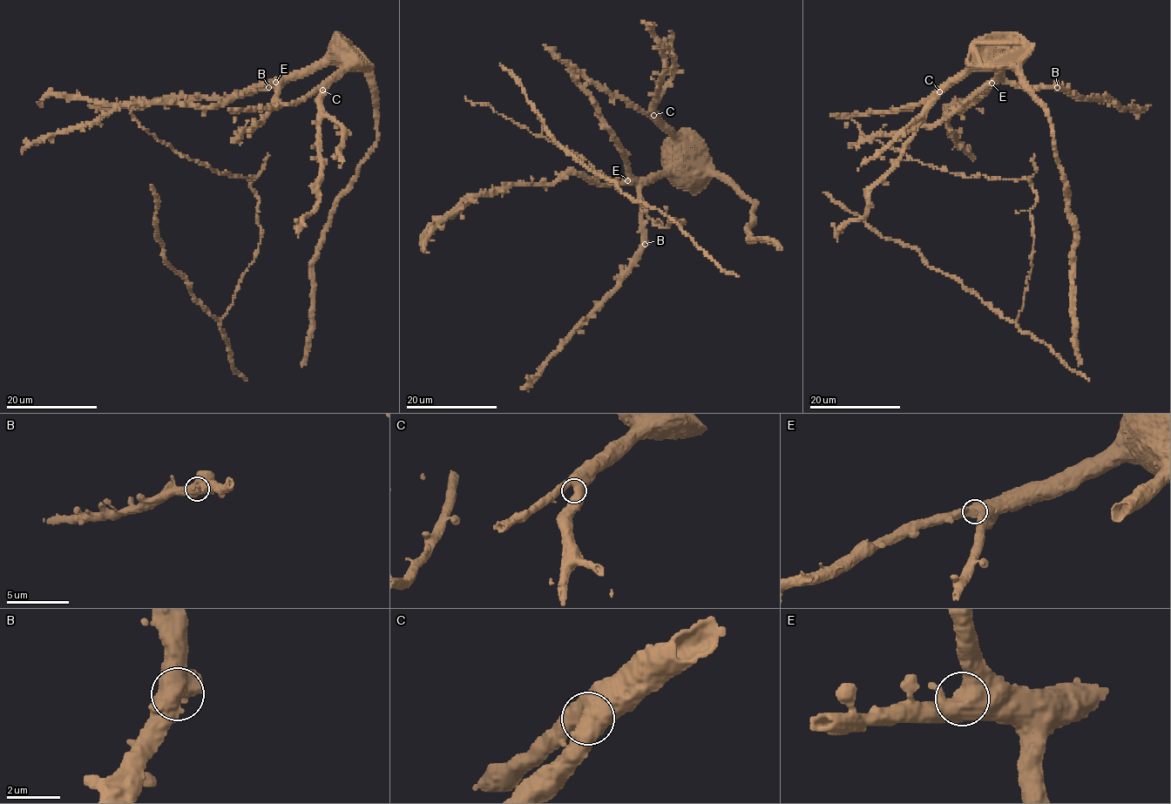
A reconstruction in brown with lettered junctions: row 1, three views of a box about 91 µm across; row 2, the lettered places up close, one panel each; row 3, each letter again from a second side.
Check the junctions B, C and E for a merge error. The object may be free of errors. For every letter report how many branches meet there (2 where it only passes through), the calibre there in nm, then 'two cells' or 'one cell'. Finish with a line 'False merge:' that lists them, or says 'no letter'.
B: branches 3; calibre 440 nm; one cell
C: branches 3; calibre 440 nm; one cell
E: branches 3; calibre 420 nm; one cell
False merge: no letter

